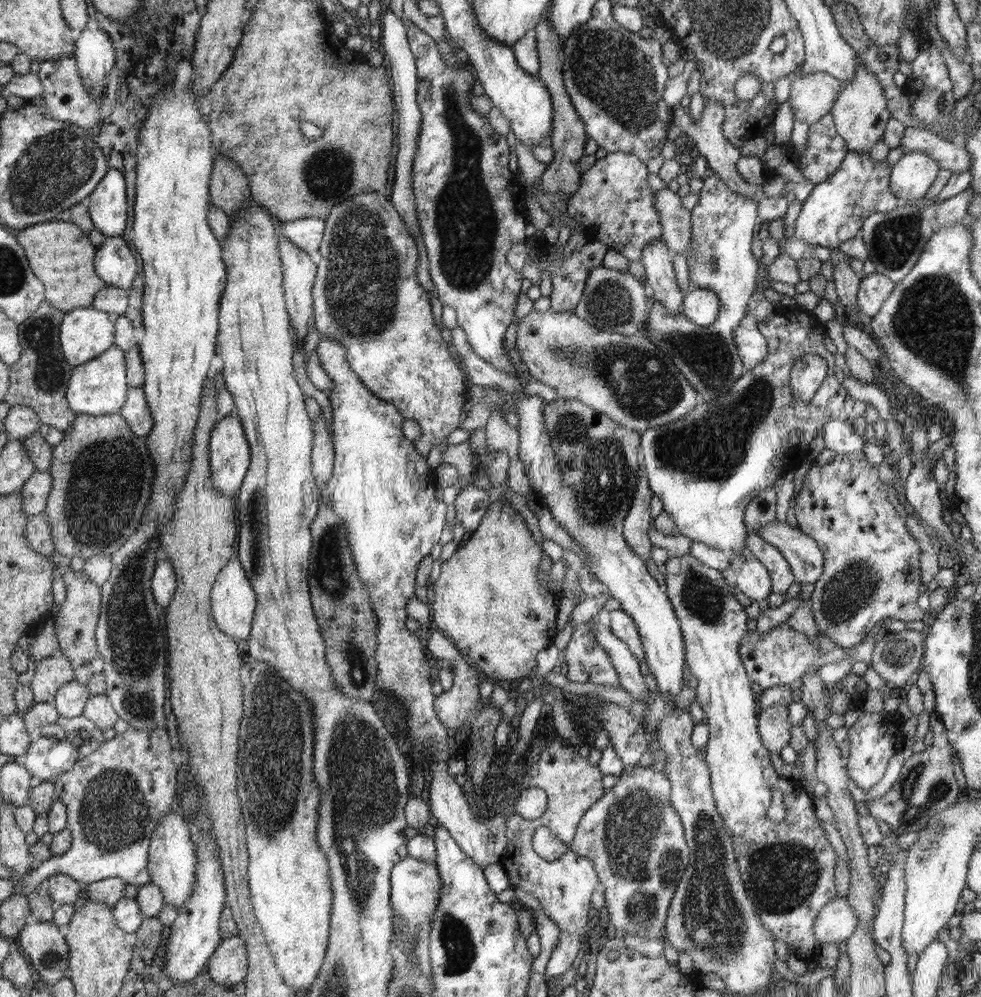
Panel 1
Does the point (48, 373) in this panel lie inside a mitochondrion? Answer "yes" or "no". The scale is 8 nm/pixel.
yes

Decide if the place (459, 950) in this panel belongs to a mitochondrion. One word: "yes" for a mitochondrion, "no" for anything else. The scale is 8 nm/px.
yes

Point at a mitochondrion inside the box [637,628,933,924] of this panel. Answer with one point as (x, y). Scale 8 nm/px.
(783, 875)

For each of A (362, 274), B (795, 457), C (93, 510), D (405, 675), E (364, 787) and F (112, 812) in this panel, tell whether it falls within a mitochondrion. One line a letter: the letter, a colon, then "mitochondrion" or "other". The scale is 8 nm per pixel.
A: mitochondrion
B: other
C: mitochondrion
D: mitochondrion
E: mitochondrion
F: mitochondrion

